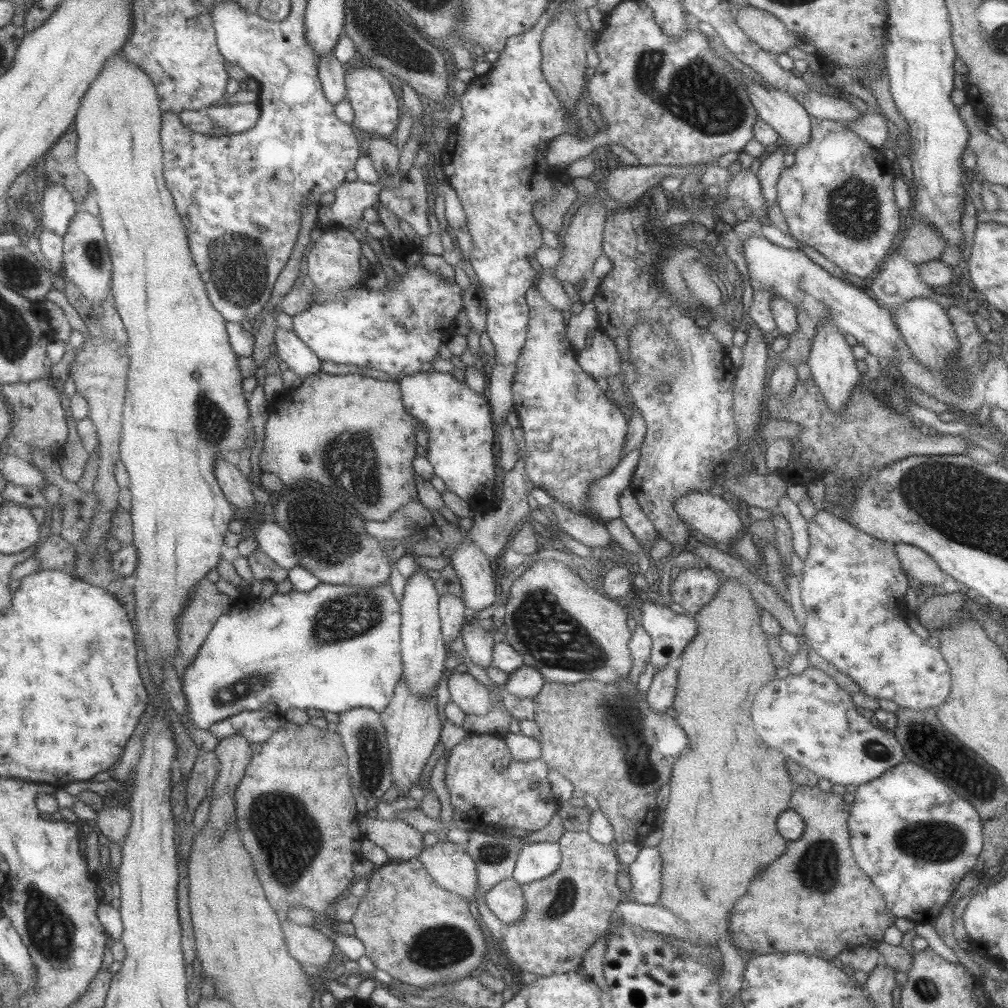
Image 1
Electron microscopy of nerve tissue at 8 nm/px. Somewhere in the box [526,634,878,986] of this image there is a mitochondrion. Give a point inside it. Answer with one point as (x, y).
(817, 869)

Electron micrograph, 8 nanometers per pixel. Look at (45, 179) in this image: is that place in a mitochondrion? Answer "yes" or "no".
no

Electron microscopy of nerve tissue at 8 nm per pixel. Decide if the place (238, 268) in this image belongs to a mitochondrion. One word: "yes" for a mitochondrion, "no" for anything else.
yes

